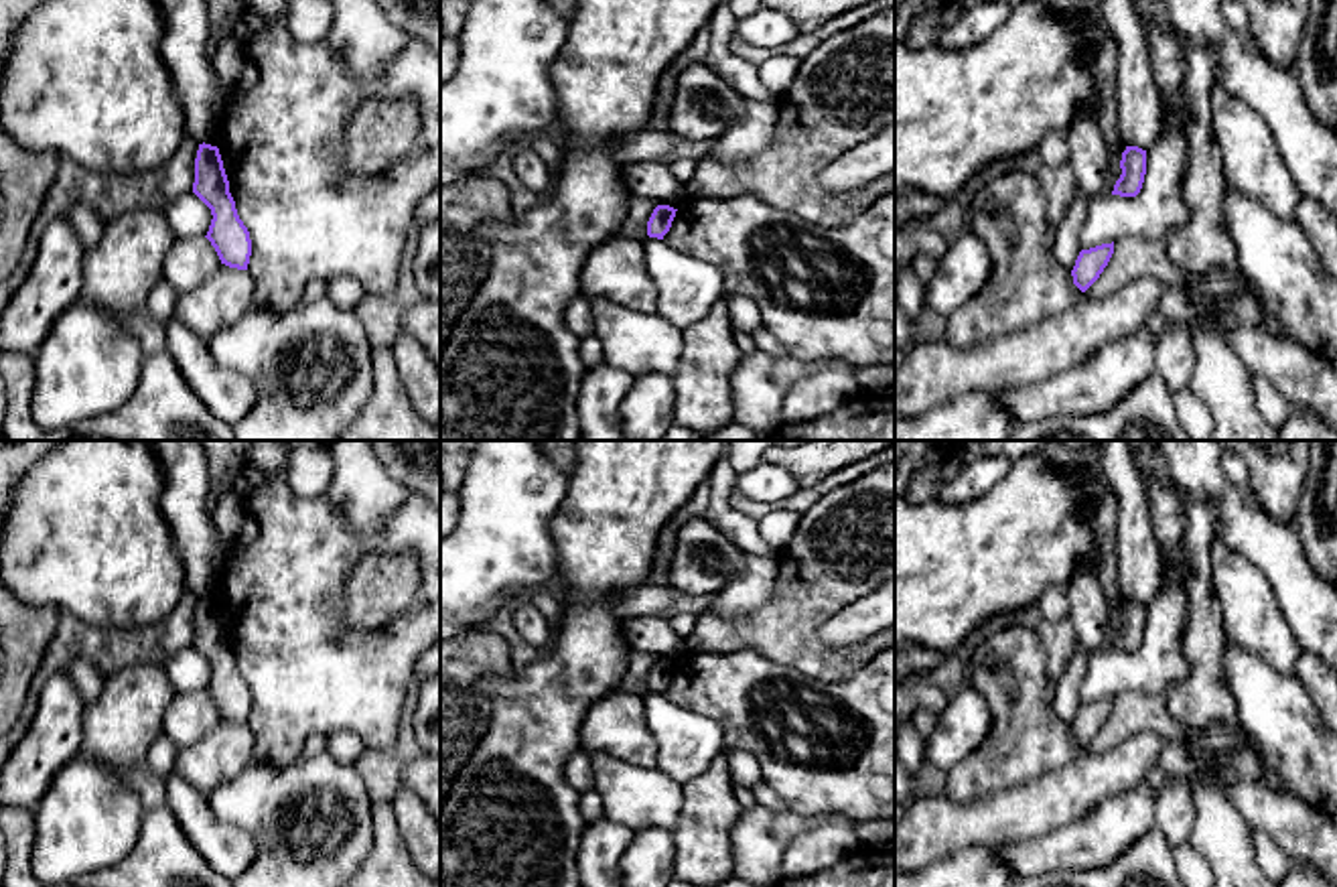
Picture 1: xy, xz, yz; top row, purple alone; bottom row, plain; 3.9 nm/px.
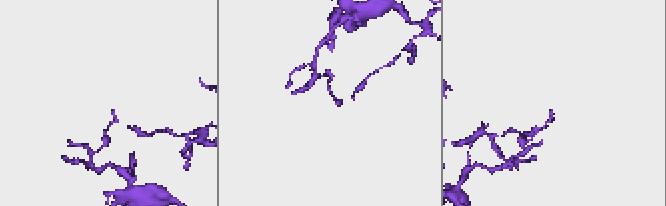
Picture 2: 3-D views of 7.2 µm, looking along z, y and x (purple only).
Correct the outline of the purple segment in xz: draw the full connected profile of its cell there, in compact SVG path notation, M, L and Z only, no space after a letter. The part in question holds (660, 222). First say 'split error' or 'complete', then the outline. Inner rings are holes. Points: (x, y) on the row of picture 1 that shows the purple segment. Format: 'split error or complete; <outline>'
complete; M657 205L647 221L647 235L649 237L657 237L657 240L663 240L663 235L670 231L672 227L672 221L676 217L676 211L674 207L670 205Z

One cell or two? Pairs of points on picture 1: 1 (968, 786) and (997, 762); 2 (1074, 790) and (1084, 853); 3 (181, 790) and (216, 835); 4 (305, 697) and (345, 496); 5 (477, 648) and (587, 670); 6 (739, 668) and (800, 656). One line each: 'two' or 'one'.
1: one
2: two
3: one
4: two
5: two
6: two

